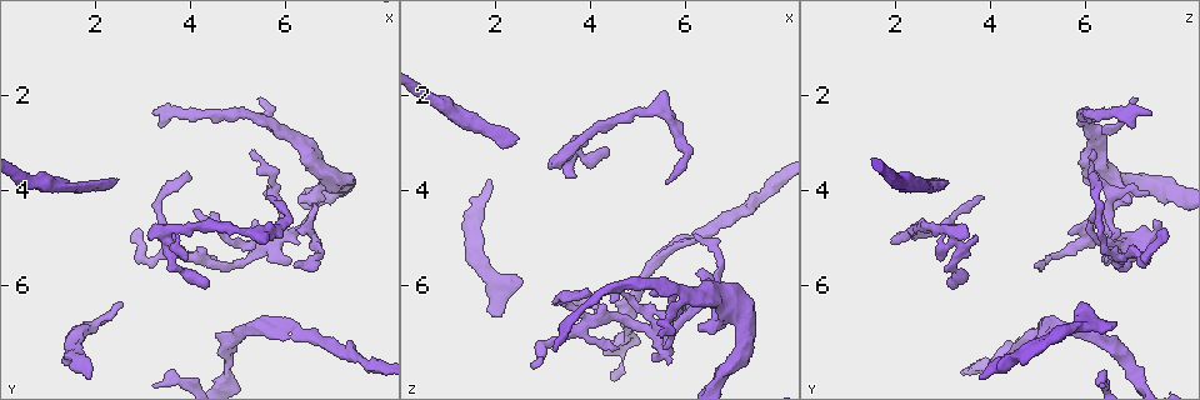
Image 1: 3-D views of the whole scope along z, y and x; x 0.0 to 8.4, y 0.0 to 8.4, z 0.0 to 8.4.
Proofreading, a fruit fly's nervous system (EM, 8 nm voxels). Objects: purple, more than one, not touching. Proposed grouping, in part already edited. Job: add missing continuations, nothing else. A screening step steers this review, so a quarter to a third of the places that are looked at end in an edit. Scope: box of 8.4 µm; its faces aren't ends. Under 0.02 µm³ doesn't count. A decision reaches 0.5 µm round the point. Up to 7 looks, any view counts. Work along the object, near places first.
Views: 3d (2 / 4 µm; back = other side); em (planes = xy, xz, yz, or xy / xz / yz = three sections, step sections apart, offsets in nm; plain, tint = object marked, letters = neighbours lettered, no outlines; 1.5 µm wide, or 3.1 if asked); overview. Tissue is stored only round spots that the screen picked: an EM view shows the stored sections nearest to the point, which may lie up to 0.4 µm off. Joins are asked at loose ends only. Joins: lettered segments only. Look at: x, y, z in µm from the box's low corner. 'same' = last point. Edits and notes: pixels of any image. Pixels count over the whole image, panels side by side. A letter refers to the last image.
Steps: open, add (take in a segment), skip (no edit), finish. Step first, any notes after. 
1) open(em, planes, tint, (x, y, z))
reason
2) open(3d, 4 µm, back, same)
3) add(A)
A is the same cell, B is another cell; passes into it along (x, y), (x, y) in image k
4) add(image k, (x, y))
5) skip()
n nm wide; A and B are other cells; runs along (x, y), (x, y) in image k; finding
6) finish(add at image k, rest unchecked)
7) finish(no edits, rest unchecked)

open(em, planes, letters, (2.45, 3.75, 2.85))
an open end

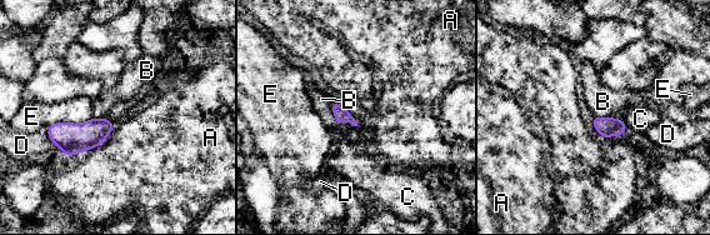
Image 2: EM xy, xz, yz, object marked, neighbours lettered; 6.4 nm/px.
add(C)
E touches over 300 nm; C is the same cell, A, B, D and E are other cells; passes into it along (606, 126), (625, 124), (640, 119) in image 2; the neuron continues

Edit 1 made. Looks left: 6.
open(3d, 2 µm, (3.90, 5.50, 2.90))
branch stops here

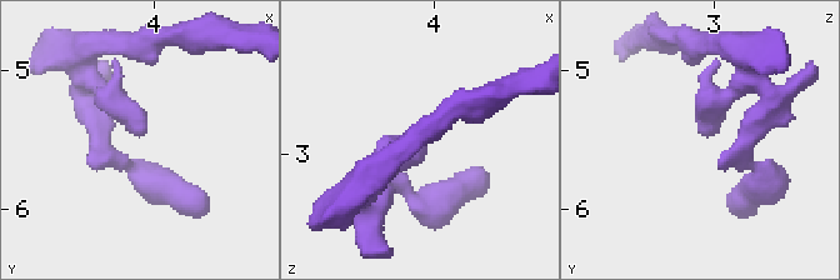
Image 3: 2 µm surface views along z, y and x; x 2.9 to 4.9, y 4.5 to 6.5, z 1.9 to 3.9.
open(em, yz, step 4, letters, (3.90, 5.44, 2.92))

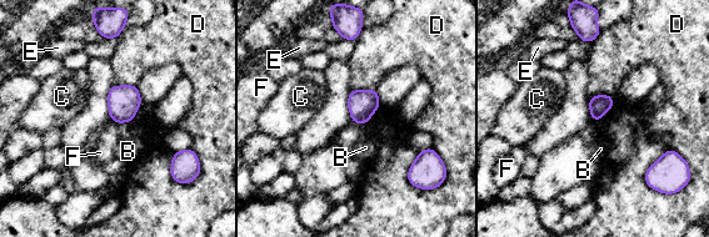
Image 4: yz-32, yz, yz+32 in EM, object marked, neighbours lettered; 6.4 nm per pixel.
open(em, planes, letters, same)
cut it another way

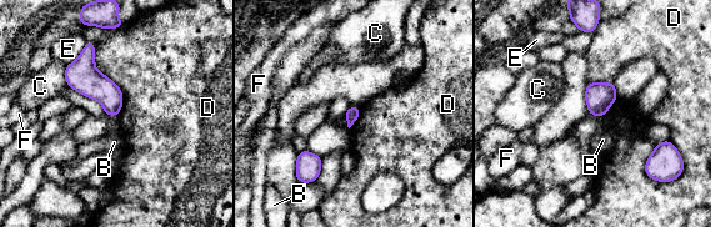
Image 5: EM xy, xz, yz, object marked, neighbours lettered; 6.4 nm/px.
skip()
D touches over 320 nm; B, C, D, E and F are other cells; none of them fits

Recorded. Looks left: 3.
open(overview)

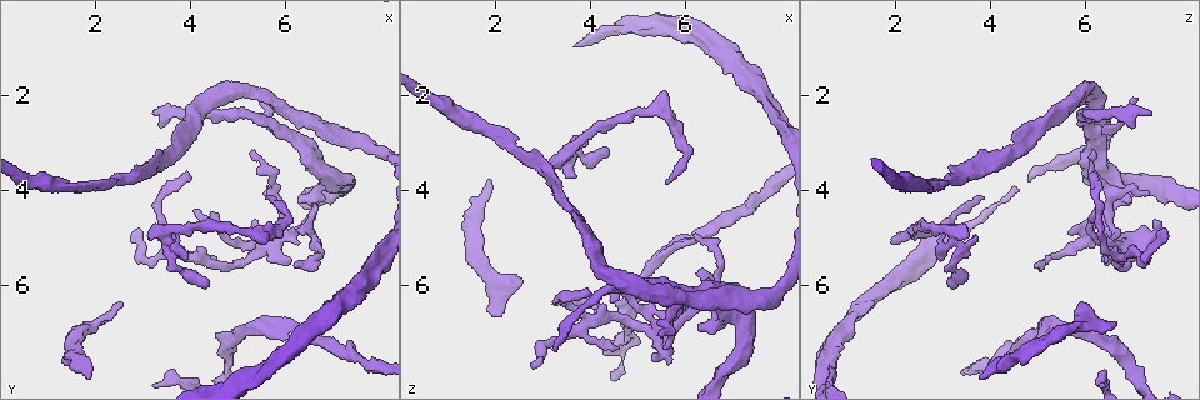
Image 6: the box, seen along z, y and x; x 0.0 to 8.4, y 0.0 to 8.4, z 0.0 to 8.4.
open(em, planes, letters, (1.90, 7.95, 3.75))
free end

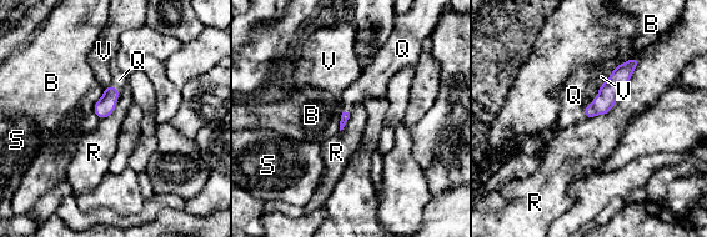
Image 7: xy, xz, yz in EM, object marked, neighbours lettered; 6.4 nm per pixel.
add(Q)
Q is the same cell, B, R, S and V are other cells; it goes on there

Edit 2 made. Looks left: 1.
finish(add at image 2, add at image 7, rest unchecked)

